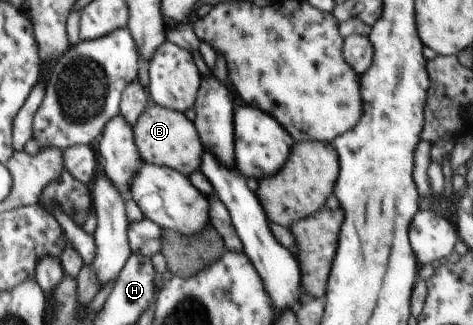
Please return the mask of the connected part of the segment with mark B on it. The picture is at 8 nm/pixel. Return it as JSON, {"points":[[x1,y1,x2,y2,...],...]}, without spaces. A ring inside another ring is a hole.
{"points":[[151,101,132,129,135,144,143,162,158,167,167,167,182,172,188,177,200,171,204,146,194,122,185,113,163,108]]}

